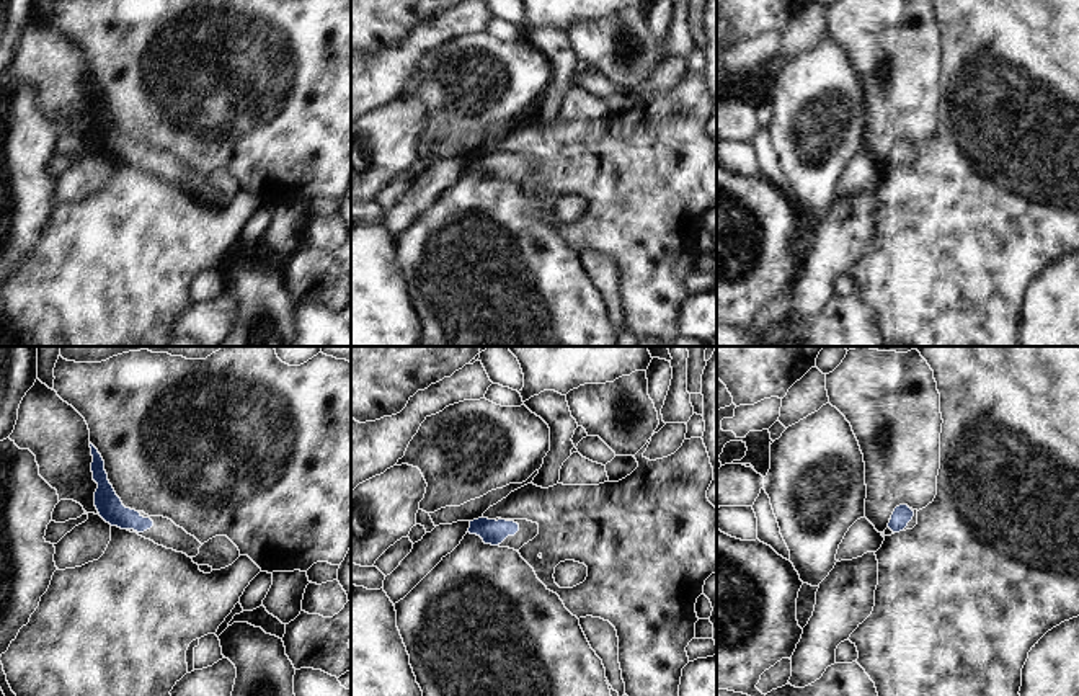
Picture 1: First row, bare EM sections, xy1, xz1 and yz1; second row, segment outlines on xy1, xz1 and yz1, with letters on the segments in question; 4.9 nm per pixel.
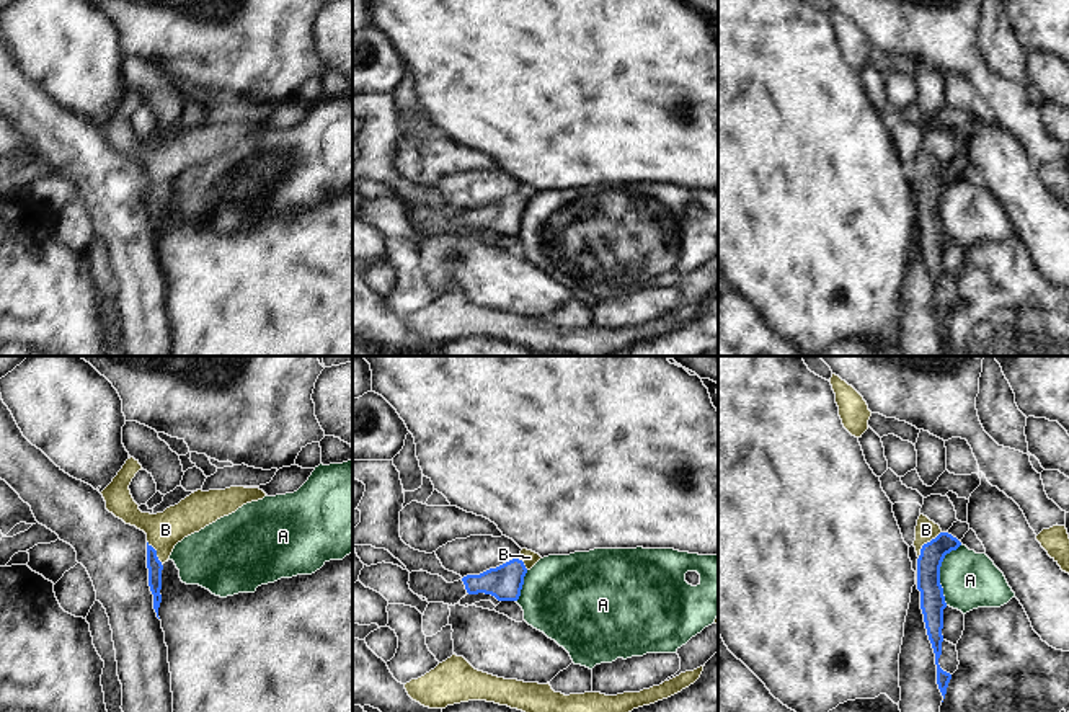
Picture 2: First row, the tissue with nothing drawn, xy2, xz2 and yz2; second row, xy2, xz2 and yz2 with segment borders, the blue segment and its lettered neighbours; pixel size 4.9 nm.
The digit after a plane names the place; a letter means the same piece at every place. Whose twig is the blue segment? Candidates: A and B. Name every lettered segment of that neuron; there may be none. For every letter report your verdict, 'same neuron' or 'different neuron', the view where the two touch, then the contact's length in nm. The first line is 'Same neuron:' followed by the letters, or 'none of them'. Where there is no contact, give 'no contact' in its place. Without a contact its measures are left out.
Same neuron: none of them
A: different neuron; contact in yz2; length 320 nm
B: different neuron; contact in yz2; length 170 nm

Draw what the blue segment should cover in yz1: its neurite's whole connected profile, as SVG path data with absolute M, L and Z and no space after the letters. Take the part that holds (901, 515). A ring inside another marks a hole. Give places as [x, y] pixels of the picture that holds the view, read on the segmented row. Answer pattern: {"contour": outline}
{"contour": "M899 505L895 508L885 536L891 536L899 531L912 529L917 524L917 510L909 508L908 505Z"}

